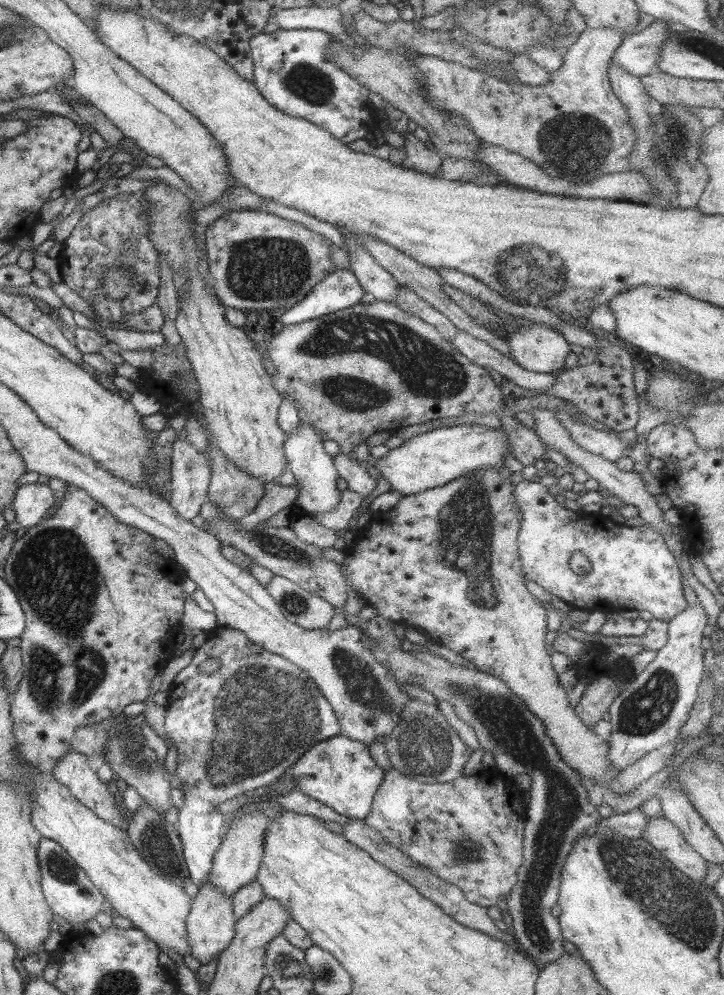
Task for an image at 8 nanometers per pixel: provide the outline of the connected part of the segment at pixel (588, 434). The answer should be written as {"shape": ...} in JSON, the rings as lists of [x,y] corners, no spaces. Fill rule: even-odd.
{"shape":[[[565,410],[554,411],[554,419],[566,429],[580,448],[606,460],[615,461],[627,456],[627,452],[636,446],[636,441],[633,445],[629,445],[618,439],[613,432],[594,429],[568,416]]]}

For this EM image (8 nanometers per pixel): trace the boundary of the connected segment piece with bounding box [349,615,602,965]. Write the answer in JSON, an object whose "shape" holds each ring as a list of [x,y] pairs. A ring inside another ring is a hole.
{"shape":[[[357,615],[350,618],[351,623],[358,626],[361,632],[368,636],[371,641],[370,651],[374,658],[390,668],[391,674],[398,683],[420,686],[435,696],[438,701],[444,701],[454,706],[454,712],[460,720],[464,720],[468,726],[472,726],[484,752],[492,752],[494,755],[494,768],[506,778],[512,780],[516,775],[527,774],[532,780],[532,800],[527,806],[525,817],[525,831],[523,840],[522,864],[518,867],[518,882],[510,896],[507,898],[508,910],[513,918],[512,928],[514,928],[514,938],[520,948],[528,953],[534,962],[548,964],[557,960],[565,952],[562,945],[564,940],[560,932],[558,918],[553,917],[550,912],[557,905],[560,893],[560,882],[562,871],[568,858],[573,852],[573,846],[581,835],[591,831],[601,820],[601,816],[596,806],[591,804],[588,794],[578,778],[578,774],[568,764],[562,761],[558,755],[557,747],[552,739],[547,735],[547,730],[541,720],[525,705],[525,702],[516,696],[508,685],[500,678],[493,677],[491,674],[474,669],[473,667],[465,669],[452,664],[444,658],[433,655],[430,652],[405,652],[402,649],[401,638],[395,635],[395,624],[393,620],[376,615],[374,618],[361,621]]]}

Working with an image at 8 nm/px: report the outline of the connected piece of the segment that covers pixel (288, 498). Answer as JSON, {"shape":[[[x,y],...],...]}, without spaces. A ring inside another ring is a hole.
{"shape":[[[267,482],[265,485],[265,495],[257,502],[257,505],[245,517],[235,519],[235,522],[246,530],[256,530],[262,526],[262,522],[278,514],[280,510],[294,504],[299,490],[296,485],[287,487],[285,485]]]}

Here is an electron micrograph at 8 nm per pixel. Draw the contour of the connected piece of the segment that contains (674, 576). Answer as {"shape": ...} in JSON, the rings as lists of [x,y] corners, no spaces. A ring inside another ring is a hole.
{"shape":[[[522,481],[517,484],[517,487],[514,489],[515,499],[519,509],[521,510],[522,519],[521,519],[521,529],[518,537],[518,550],[520,555],[520,560],[522,561],[522,570],[525,572],[525,576],[528,580],[532,582],[536,582],[547,590],[550,594],[554,594],[554,596],[558,596],[558,598],[562,598],[572,609],[584,609],[589,613],[594,611],[599,612],[607,612],[610,613],[612,611],[626,611],[626,610],[648,610],[650,614],[653,614],[654,619],[660,619],[664,622],[669,623],[677,614],[680,614],[685,611],[685,609],[689,606],[686,602],[686,598],[684,597],[682,585],[684,583],[684,578],[681,574],[681,569],[679,568],[679,564],[676,562],[676,558],[670,552],[664,537],[657,531],[654,530],[651,526],[648,525],[640,525],[637,527],[630,527],[616,521],[613,521],[609,517],[605,517],[600,513],[591,514],[586,513],[584,510],[580,511],[580,513],[575,513],[566,507],[562,507],[560,503],[558,503],[555,499],[555,495],[550,493],[549,488],[542,485],[540,482],[536,481]],[[574,553],[582,553],[591,564],[591,571],[587,574],[579,574],[575,573],[570,568],[570,559]]]}

